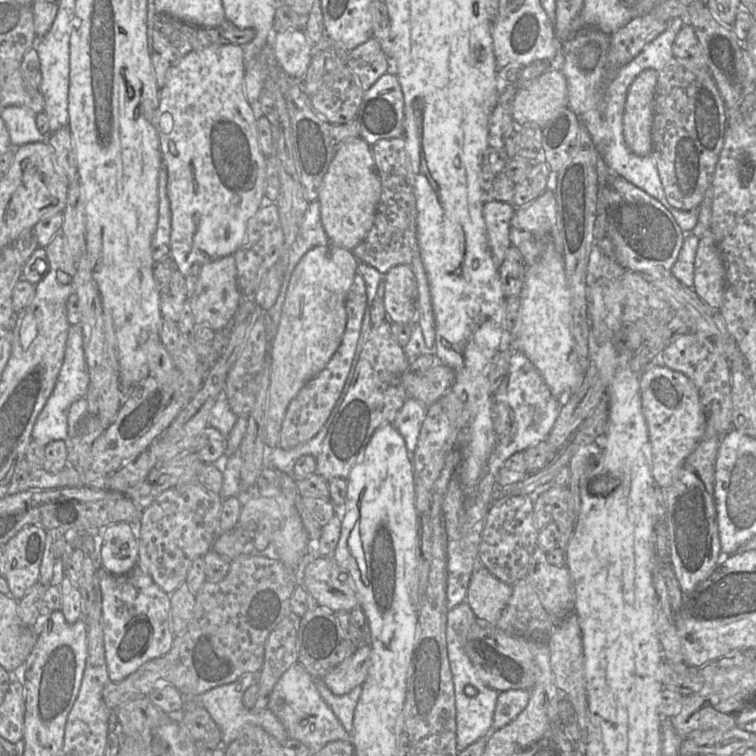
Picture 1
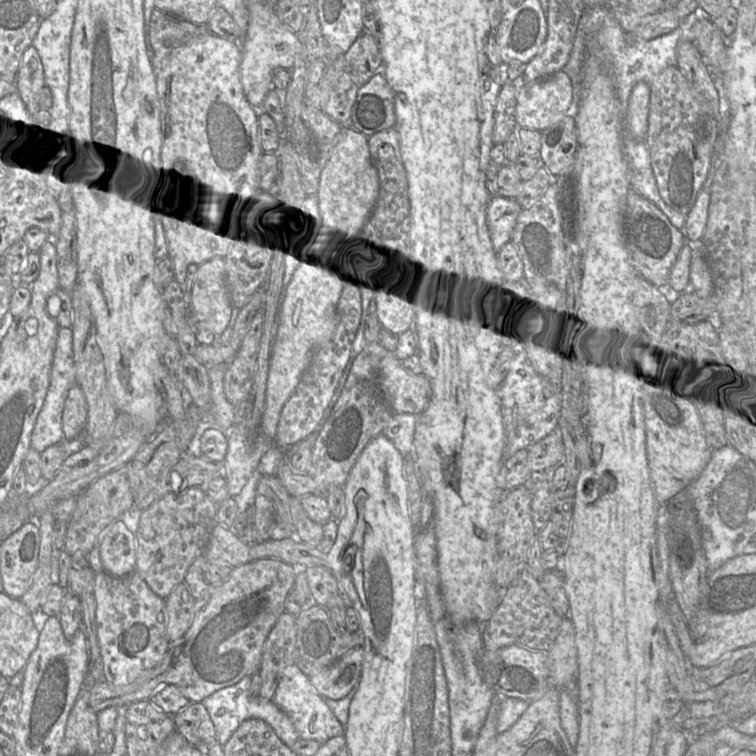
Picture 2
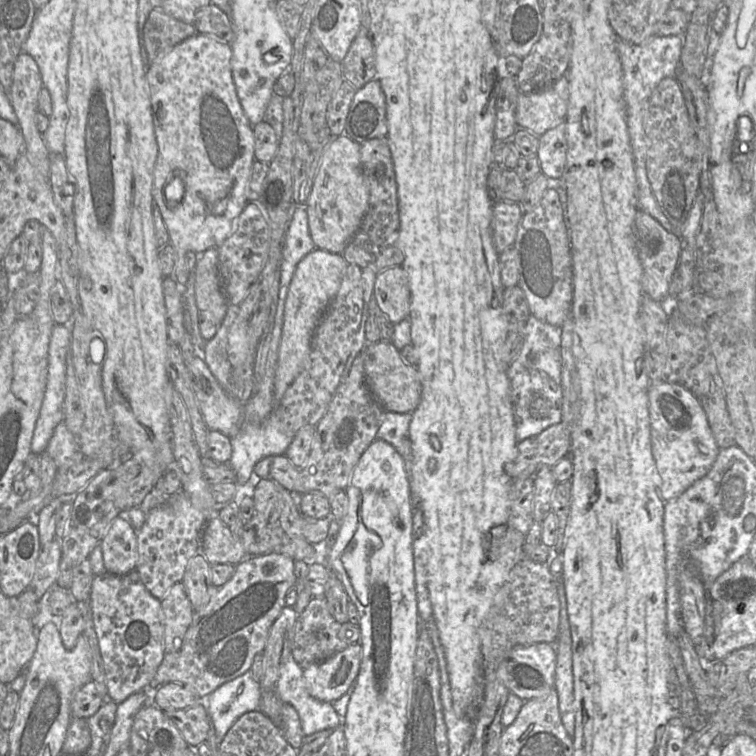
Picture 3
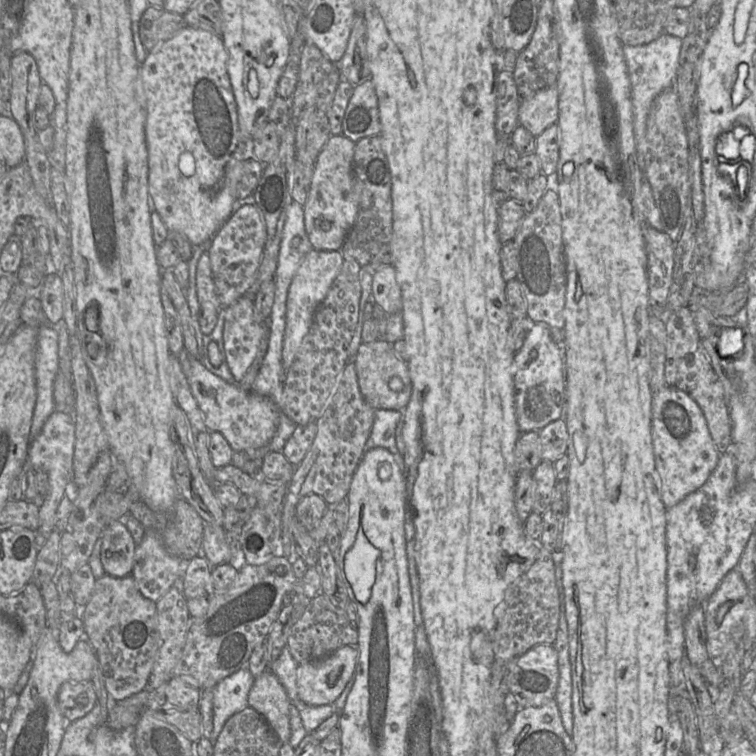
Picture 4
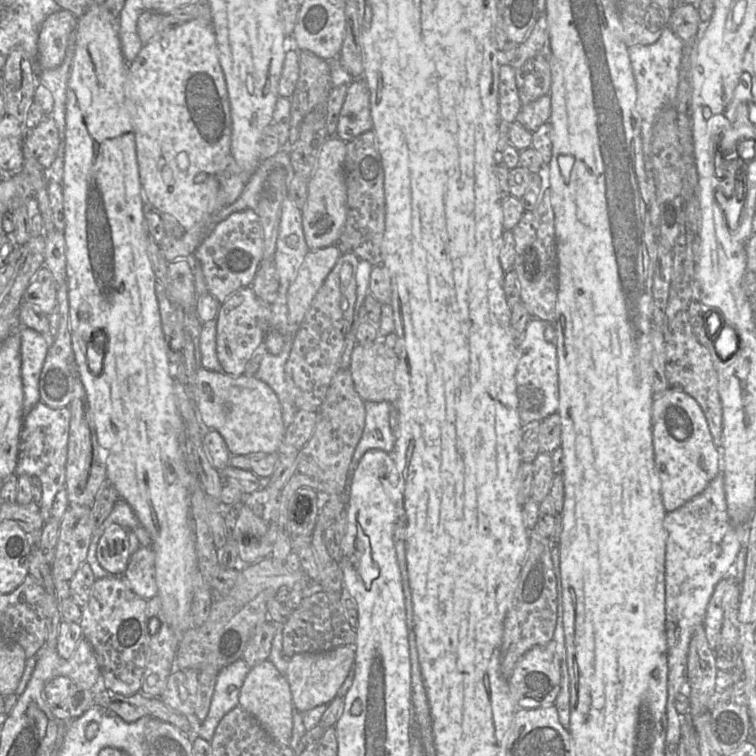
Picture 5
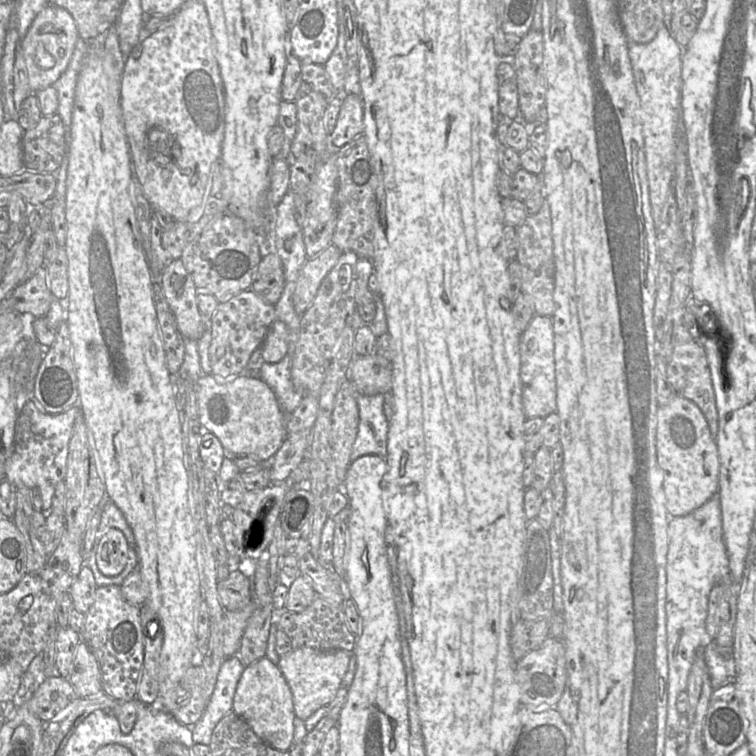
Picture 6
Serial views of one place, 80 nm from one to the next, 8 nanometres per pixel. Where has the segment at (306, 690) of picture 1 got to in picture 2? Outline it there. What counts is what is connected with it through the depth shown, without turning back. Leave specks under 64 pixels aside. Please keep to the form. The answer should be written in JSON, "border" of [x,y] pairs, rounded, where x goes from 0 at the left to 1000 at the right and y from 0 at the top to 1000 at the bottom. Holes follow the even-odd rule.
{"border":[[[392,877],[376,886],[360,926],[382,946],[396,976],[418,979],[426,984],[439,975],[455,972],[455,960],[413,906],[410,896],[402,892]]]}

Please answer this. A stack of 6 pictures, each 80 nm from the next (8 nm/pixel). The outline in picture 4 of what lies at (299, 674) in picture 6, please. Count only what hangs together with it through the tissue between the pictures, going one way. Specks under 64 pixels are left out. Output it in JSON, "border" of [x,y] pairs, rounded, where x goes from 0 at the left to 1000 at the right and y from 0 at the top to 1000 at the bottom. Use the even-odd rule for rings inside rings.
{"border":[[[458,853],[421,873],[394,878],[393,913],[406,933],[440,933],[470,892],[474,857]]]}

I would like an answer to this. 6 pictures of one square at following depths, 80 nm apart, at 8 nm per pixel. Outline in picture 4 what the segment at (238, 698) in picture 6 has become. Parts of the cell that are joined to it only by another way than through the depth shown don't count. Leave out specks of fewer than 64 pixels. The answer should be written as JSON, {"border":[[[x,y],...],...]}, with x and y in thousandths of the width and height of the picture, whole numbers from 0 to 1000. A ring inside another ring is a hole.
{"border":[[[357,885],[337,897],[328,918],[328,934],[340,940],[374,981],[384,976],[385,929],[362,889]]]}

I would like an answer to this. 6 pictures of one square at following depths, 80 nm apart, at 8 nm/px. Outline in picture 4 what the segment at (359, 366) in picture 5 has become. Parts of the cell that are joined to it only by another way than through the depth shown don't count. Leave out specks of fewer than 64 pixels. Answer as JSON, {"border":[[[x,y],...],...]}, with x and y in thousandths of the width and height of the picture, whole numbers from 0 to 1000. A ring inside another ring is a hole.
{"border":[[[503,447],[491,454],[478,454],[468,476],[470,488],[474,499],[476,519],[484,532],[497,541],[513,541],[533,544],[545,521],[545,504],[537,479],[528,472],[520,460],[520,455]]]}

